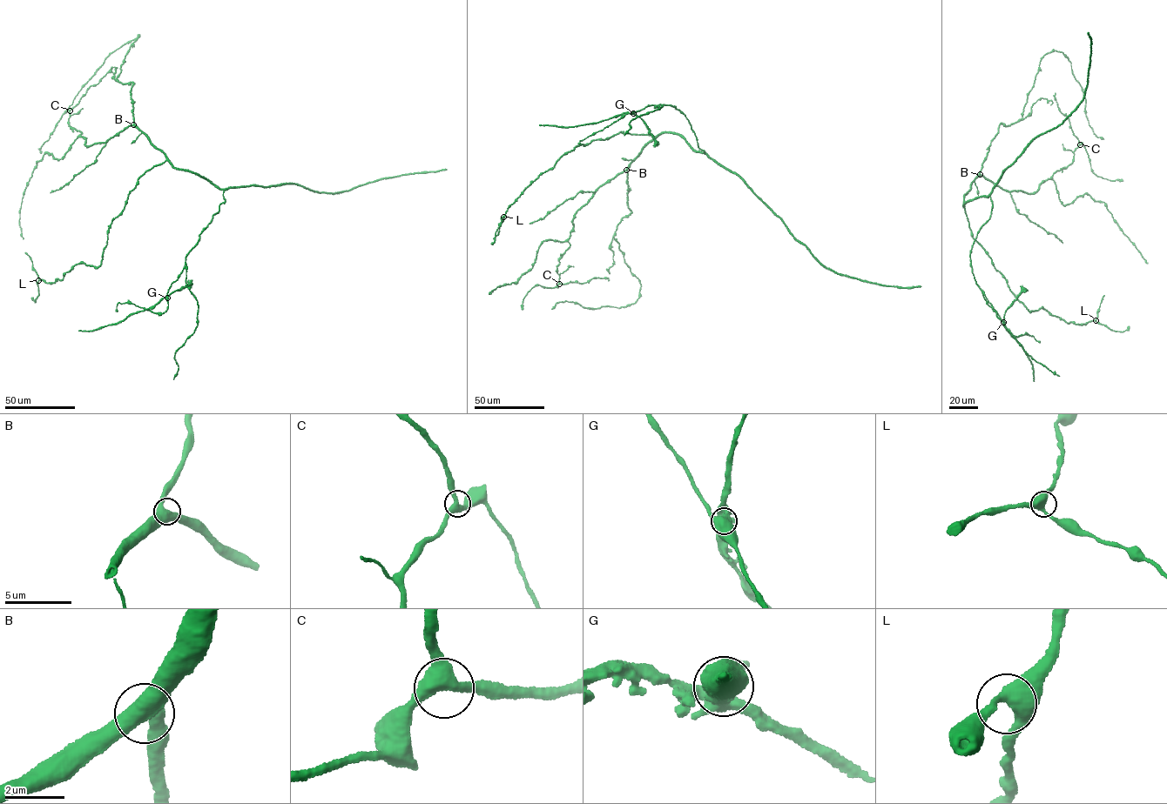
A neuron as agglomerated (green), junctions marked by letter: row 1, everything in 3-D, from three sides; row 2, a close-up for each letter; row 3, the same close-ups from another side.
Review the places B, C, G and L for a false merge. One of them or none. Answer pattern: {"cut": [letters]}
{"cut": ["G"]}

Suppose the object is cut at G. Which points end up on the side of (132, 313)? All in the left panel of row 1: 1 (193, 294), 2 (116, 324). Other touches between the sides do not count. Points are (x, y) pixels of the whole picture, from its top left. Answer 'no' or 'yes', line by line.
1: no
2: yes

